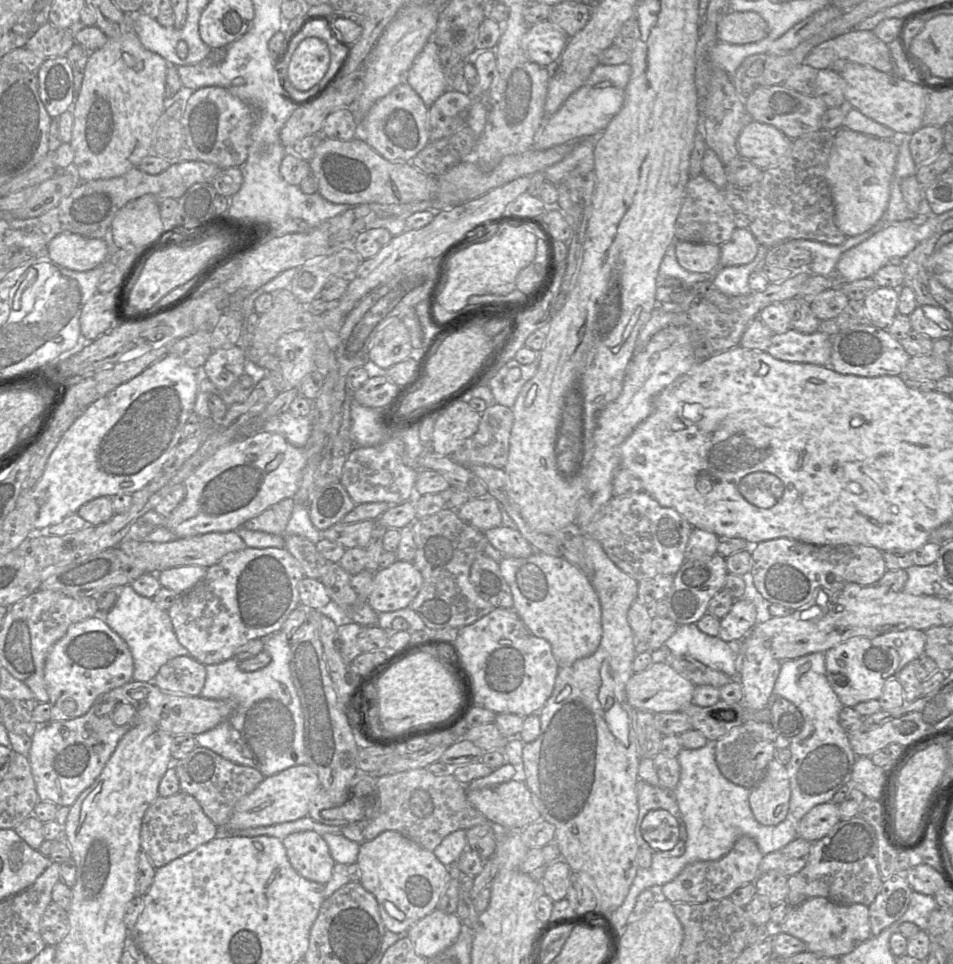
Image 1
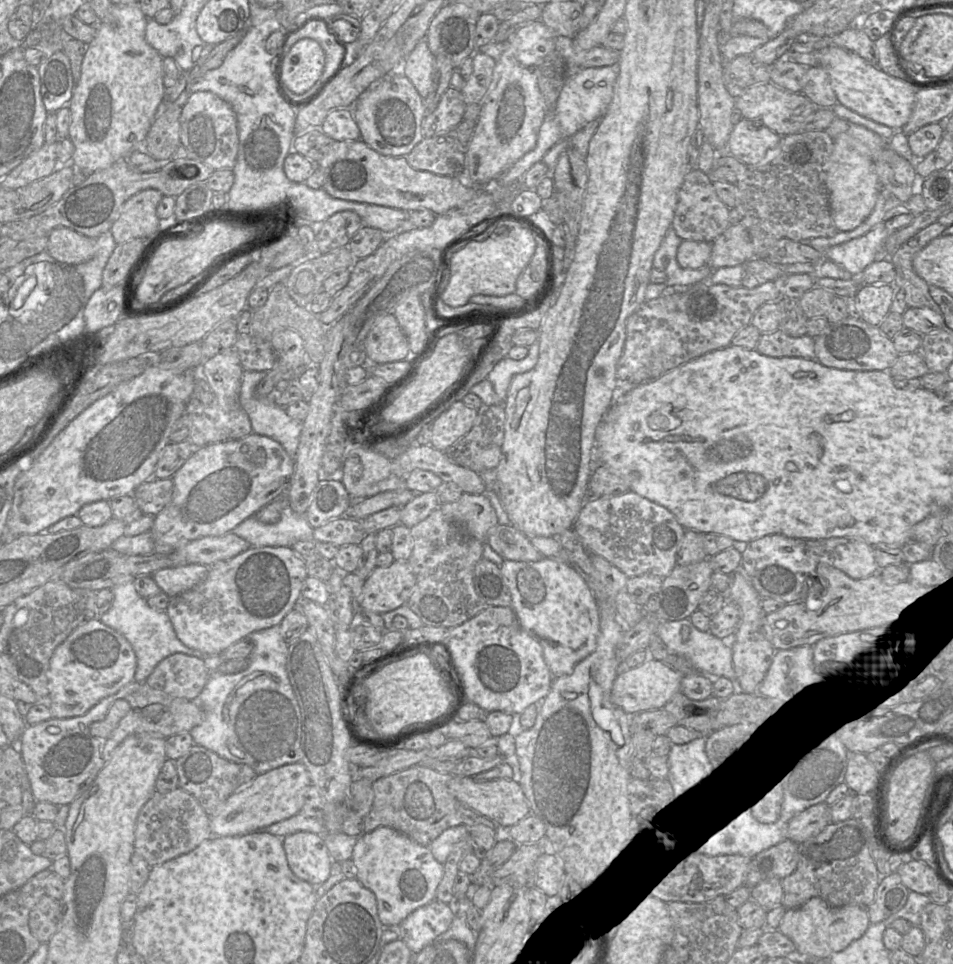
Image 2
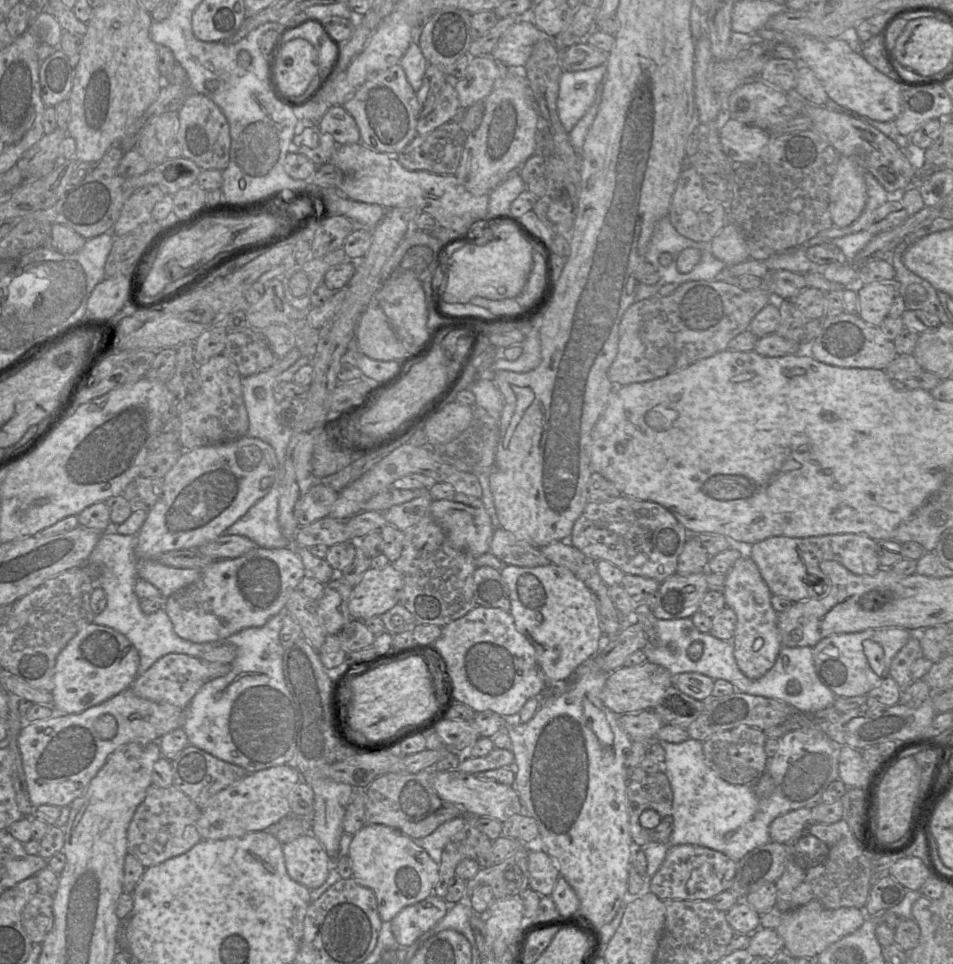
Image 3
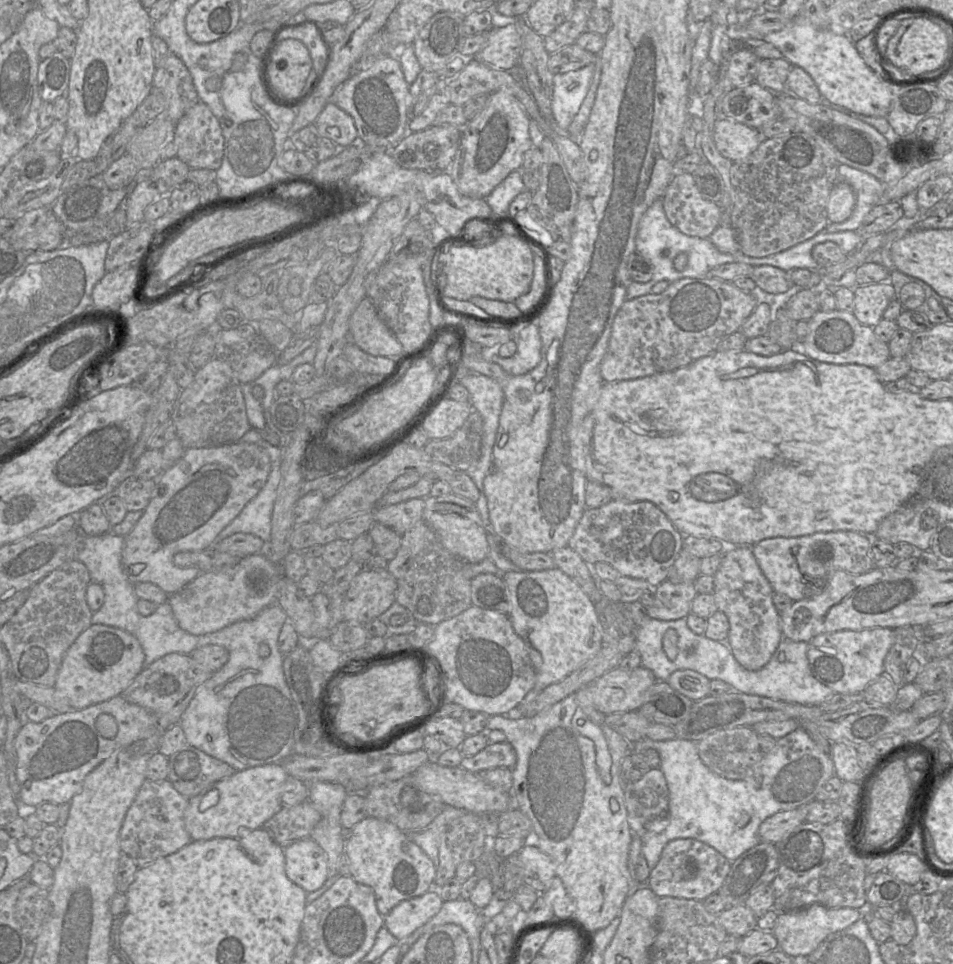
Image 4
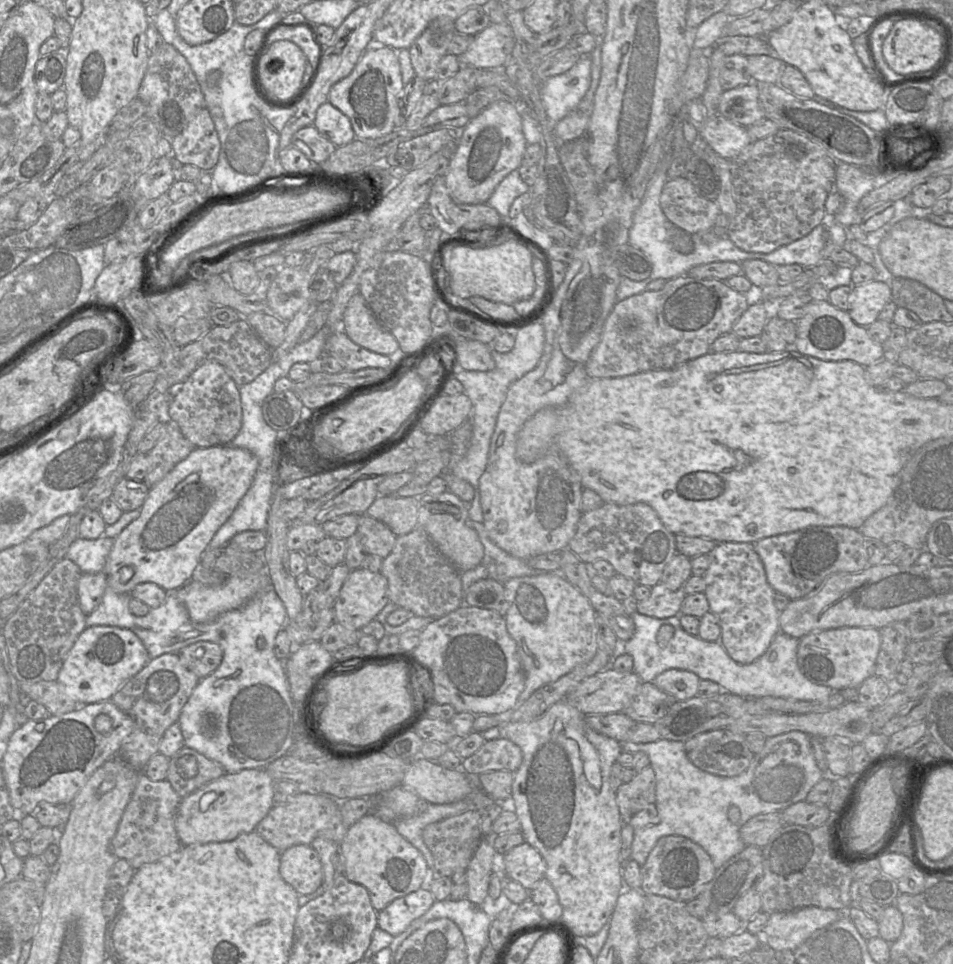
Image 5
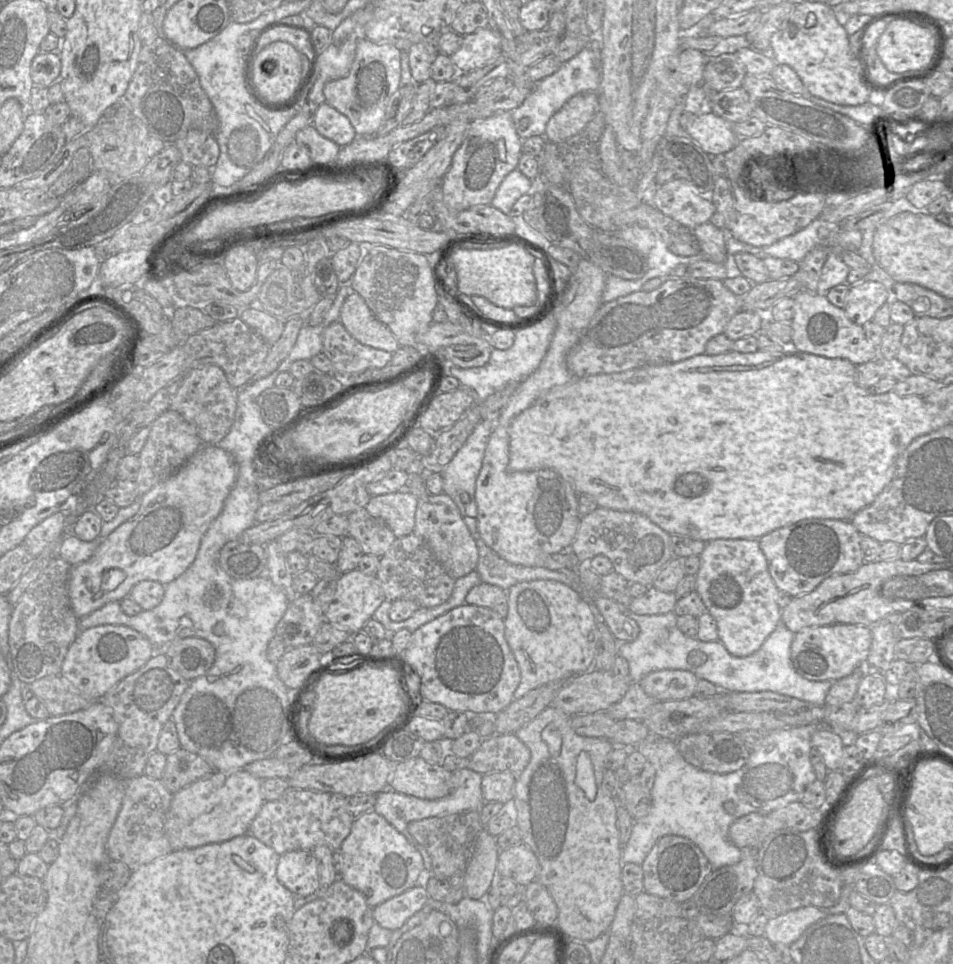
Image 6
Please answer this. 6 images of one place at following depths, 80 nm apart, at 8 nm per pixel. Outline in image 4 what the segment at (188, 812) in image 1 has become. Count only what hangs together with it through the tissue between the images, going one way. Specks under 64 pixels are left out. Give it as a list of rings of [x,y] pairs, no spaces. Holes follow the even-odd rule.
[[[146,779],[122,823],[120,830],[122,854],[130,856],[140,868],[189,844],[192,839],[184,821],[188,802],[189,800],[176,790],[168,779],[155,782]]]

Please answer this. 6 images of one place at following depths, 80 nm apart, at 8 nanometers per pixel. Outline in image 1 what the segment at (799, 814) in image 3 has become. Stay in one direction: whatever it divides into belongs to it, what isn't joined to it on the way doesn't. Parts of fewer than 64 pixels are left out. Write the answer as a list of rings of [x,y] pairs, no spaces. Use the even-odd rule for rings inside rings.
[[[832,802],[816,805],[800,820],[799,838],[815,842],[825,837],[841,820],[838,805]]]

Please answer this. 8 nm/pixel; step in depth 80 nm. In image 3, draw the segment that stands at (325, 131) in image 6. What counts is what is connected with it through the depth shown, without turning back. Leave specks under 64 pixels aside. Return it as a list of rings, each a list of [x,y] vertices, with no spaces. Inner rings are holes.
[[[343,106],[330,107],[318,122],[318,128],[321,132],[330,134],[338,145],[360,142],[357,124]]]

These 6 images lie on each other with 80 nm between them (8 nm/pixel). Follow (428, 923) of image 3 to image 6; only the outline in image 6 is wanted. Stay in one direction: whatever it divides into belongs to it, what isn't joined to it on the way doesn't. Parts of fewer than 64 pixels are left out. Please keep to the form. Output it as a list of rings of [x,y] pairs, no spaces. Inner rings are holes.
[[[413,886],[373,908],[374,922],[391,931],[399,929],[416,912],[421,910],[430,897],[425,888]]]

